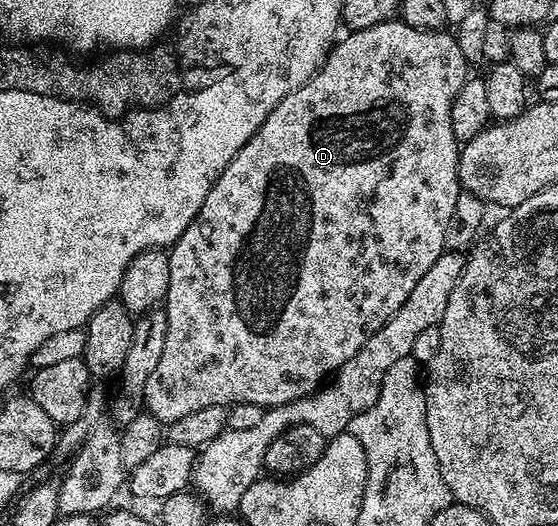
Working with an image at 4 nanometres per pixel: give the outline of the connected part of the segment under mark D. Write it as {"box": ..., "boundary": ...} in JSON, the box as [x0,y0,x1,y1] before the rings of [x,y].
{"box":[142,21,468,425],"boundary":[[[401,21],[372,25],[368,29],[350,31],[346,33],[346,36],[344,35],[330,48],[330,54],[322,62],[321,69],[303,87],[288,93],[288,97],[284,97],[284,101],[280,101],[280,105],[276,105],[276,109],[272,109],[272,113],[268,113],[264,125],[260,125],[260,129],[256,129],[256,133],[246,142],[244,149],[240,149],[240,153],[236,153],[236,157],[232,157],[228,169],[224,169],[224,173],[220,173],[216,185],[212,185],[208,197],[204,197],[204,205],[200,205],[200,213],[196,213],[192,225],[188,225],[188,229],[184,229],[182,236],[169,248],[168,293],[164,300],[164,310],[168,317],[168,334],[164,337],[164,354],[160,356],[160,362],[156,365],[152,377],[148,377],[148,385],[144,385],[144,393],[142,394],[145,410],[149,414],[155,415],[163,425],[169,425],[182,417],[188,417],[188,413],[196,413],[196,409],[208,409],[208,405],[226,407],[235,403],[251,403],[265,409],[284,405],[288,401],[296,401],[300,397],[317,391],[323,383],[333,376],[335,371],[344,365],[344,361],[348,361],[348,357],[356,357],[356,353],[360,353],[364,341],[368,341],[368,337],[372,333],[379,331],[398,312],[400,305],[404,305],[404,301],[408,301],[412,288],[420,282],[420,277],[424,277],[424,273],[428,273],[428,269],[432,269],[436,257],[440,257],[442,252],[447,250],[448,220],[452,217],[452,209],[456,209],[456,197],[460,193],[458,181],[460,145],[452,133],[452,101],[456,101],[456,93],[460,93],[460,85],[464,85],[464,81],[468,77],[468,71],[466,71],[468,64],[464,53],[460,53],[460,45],[456,45],[453,34],[449,30],[425,31]]]}

